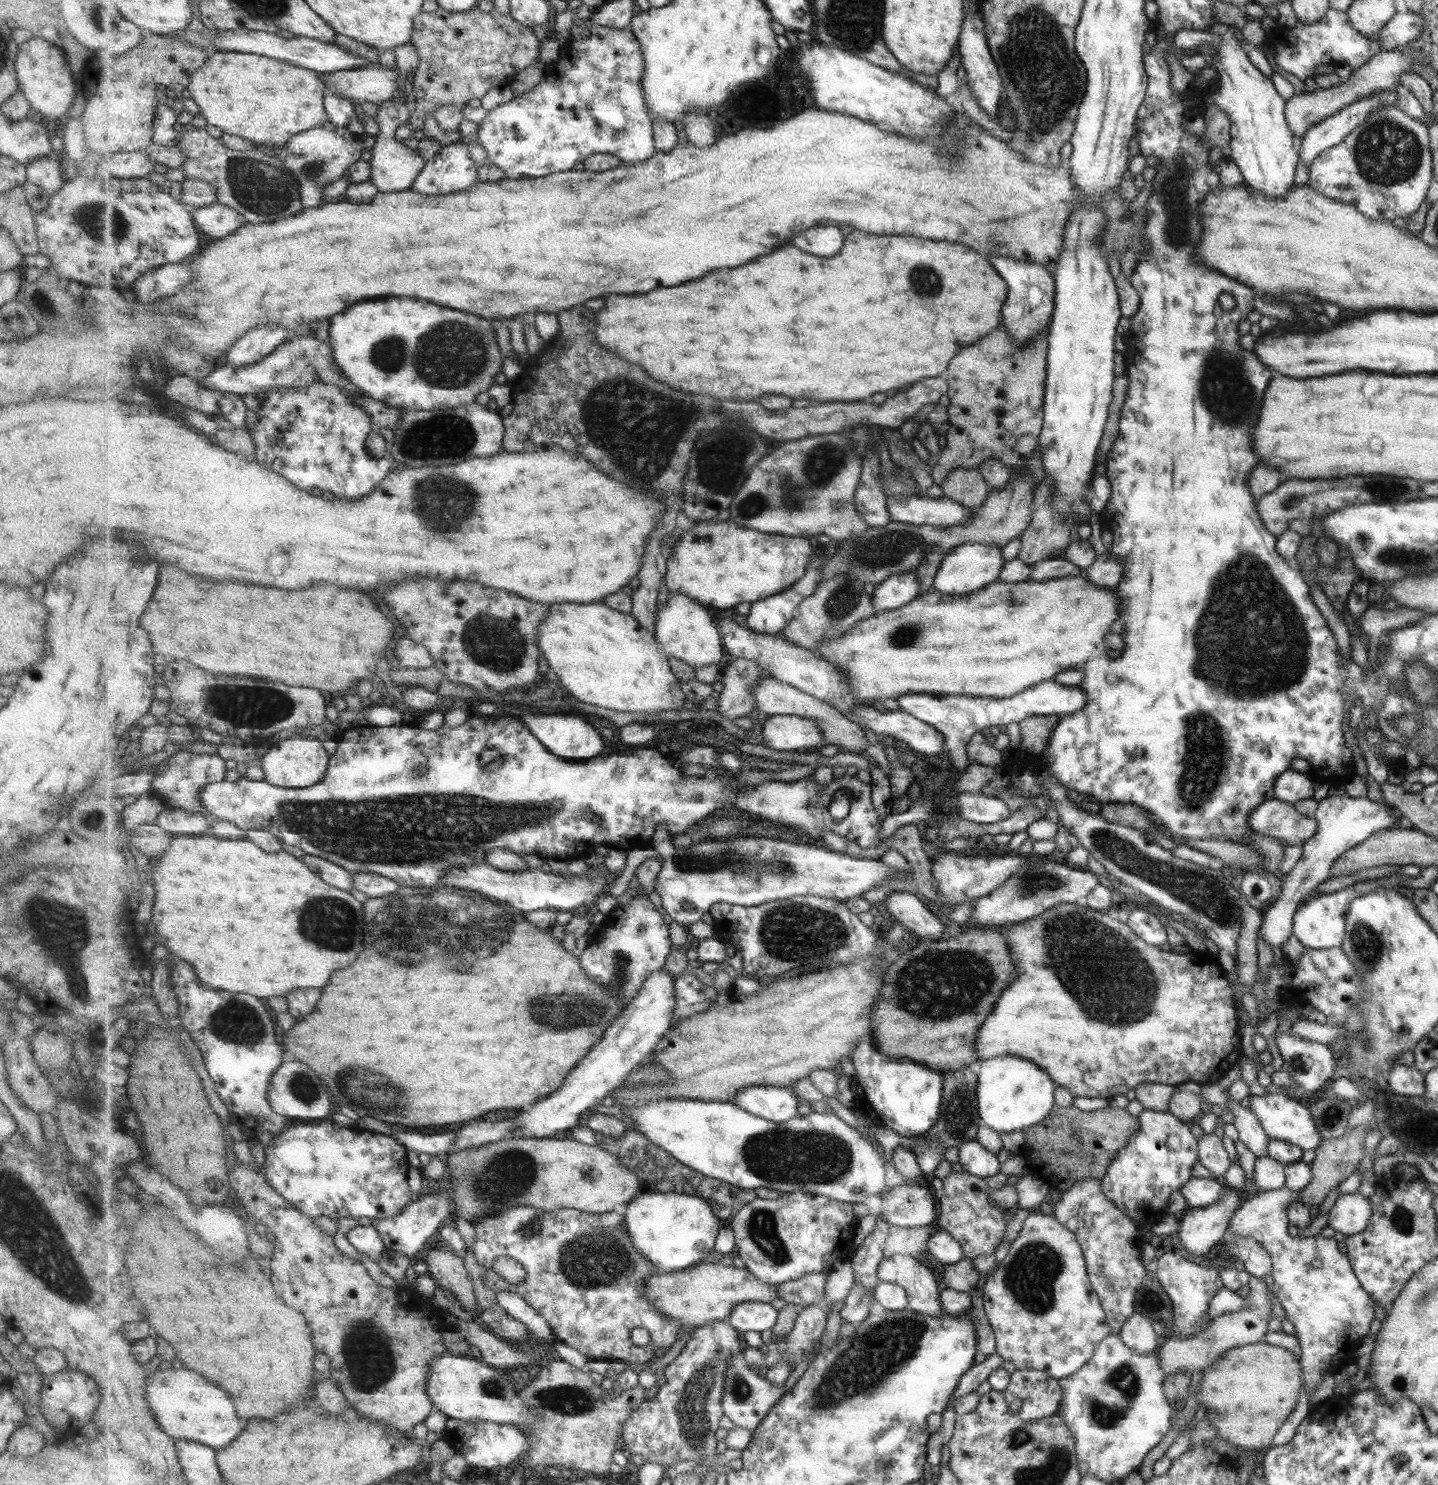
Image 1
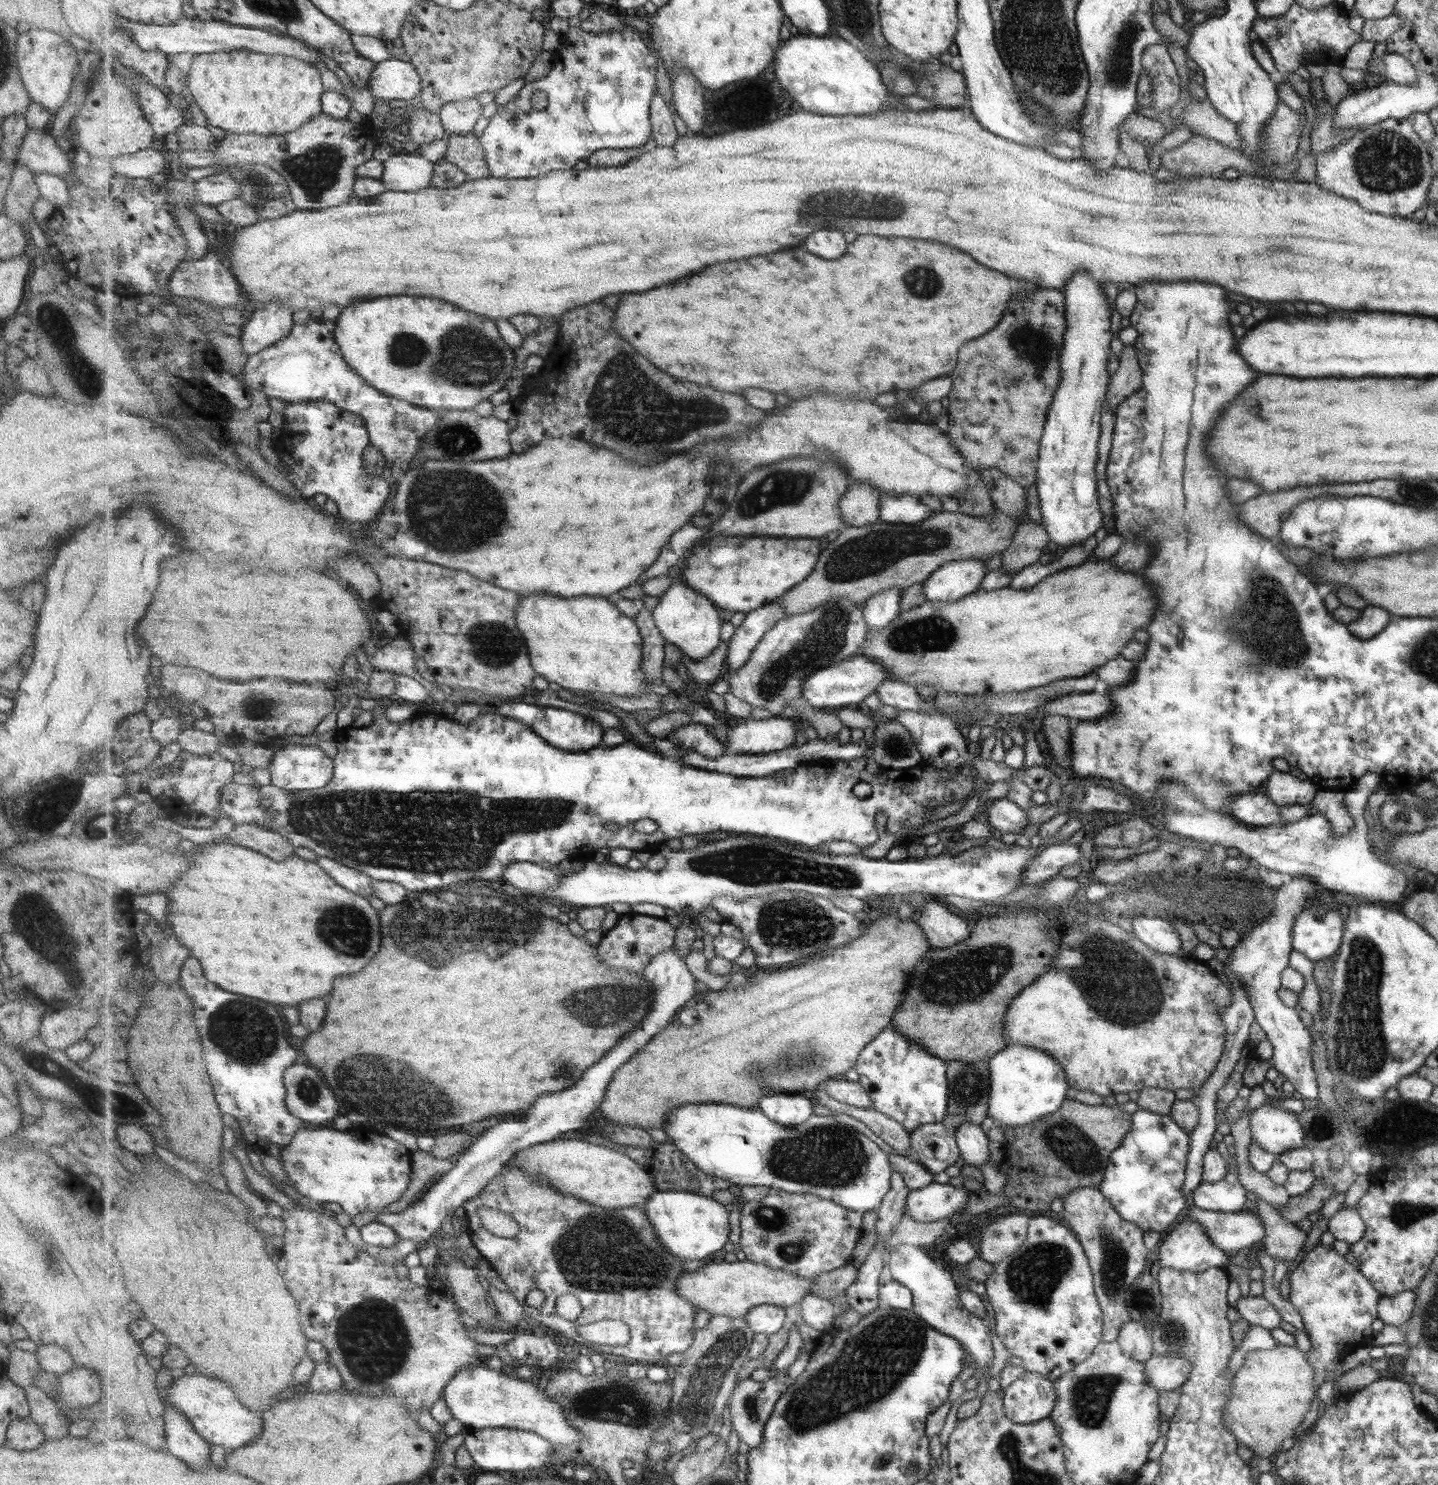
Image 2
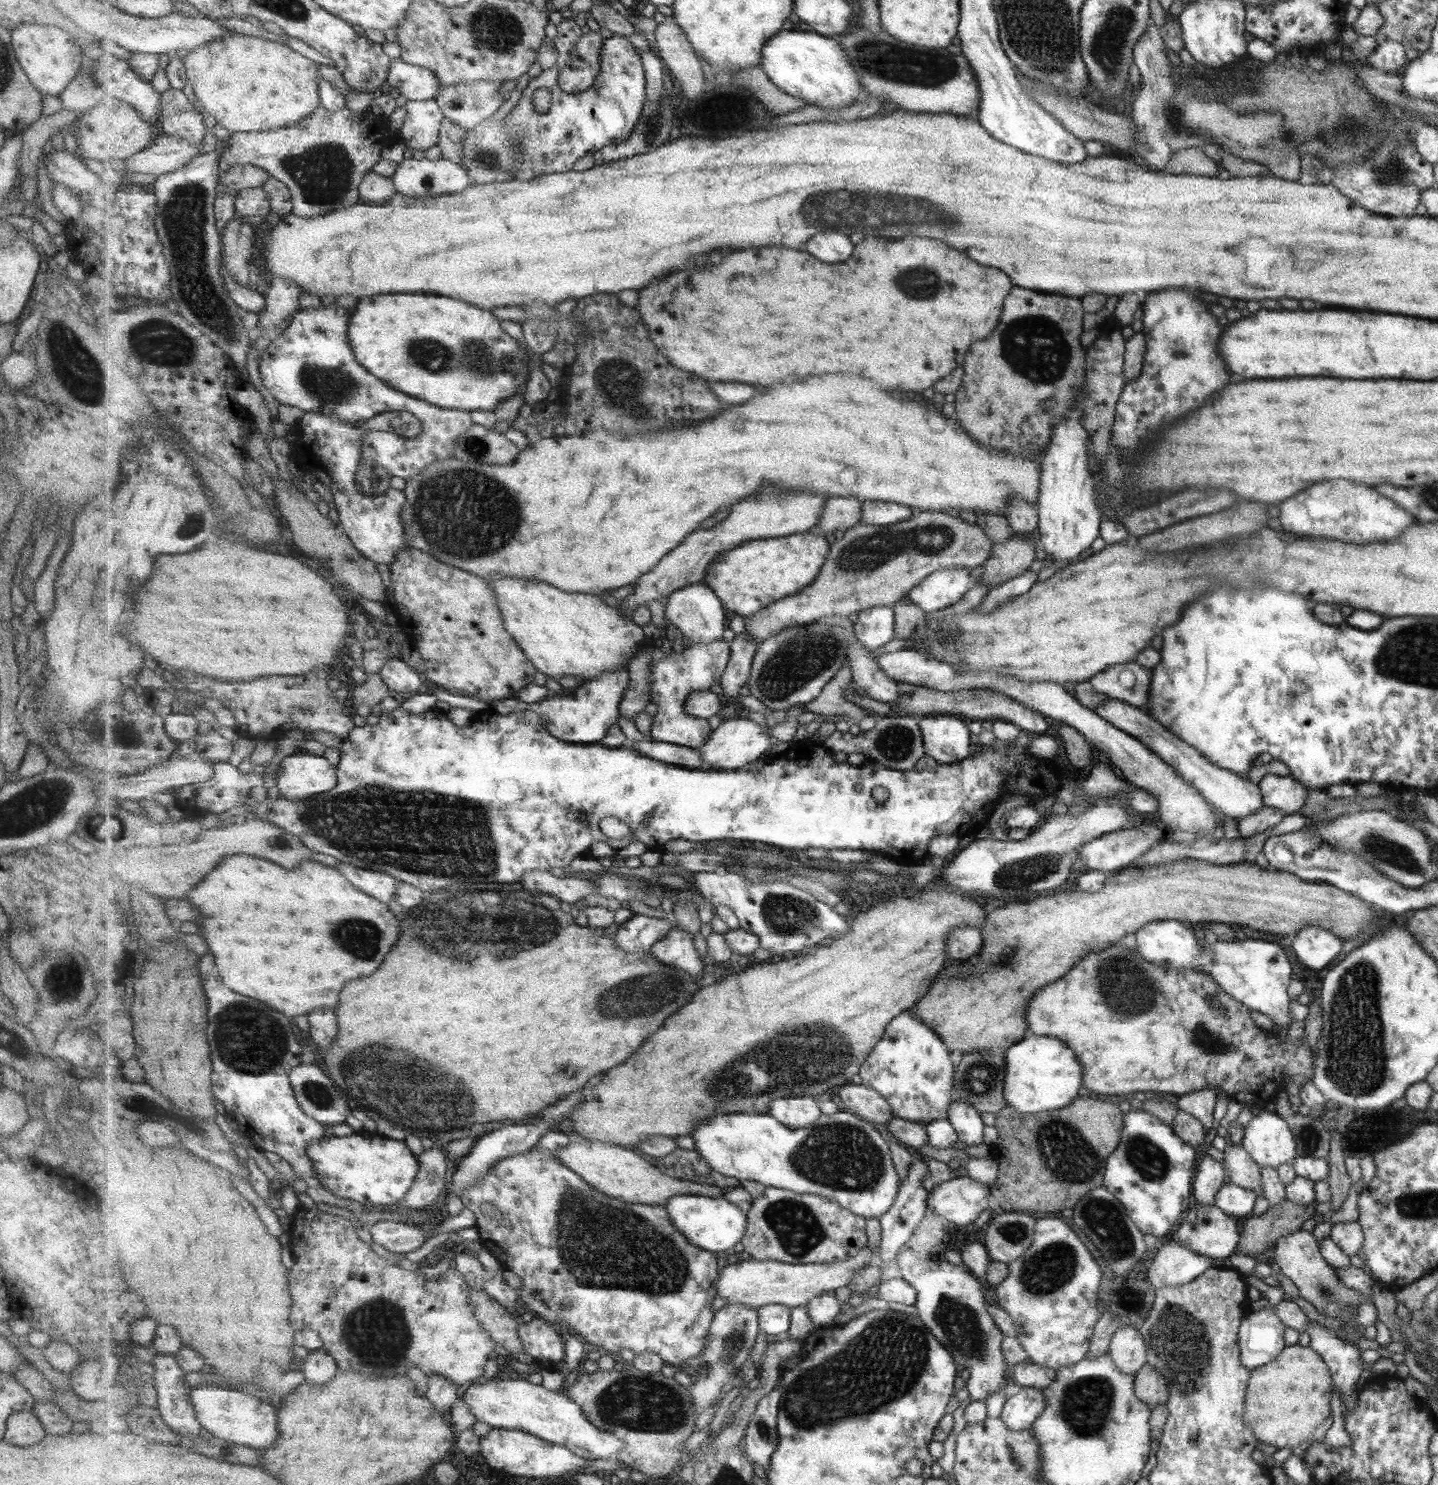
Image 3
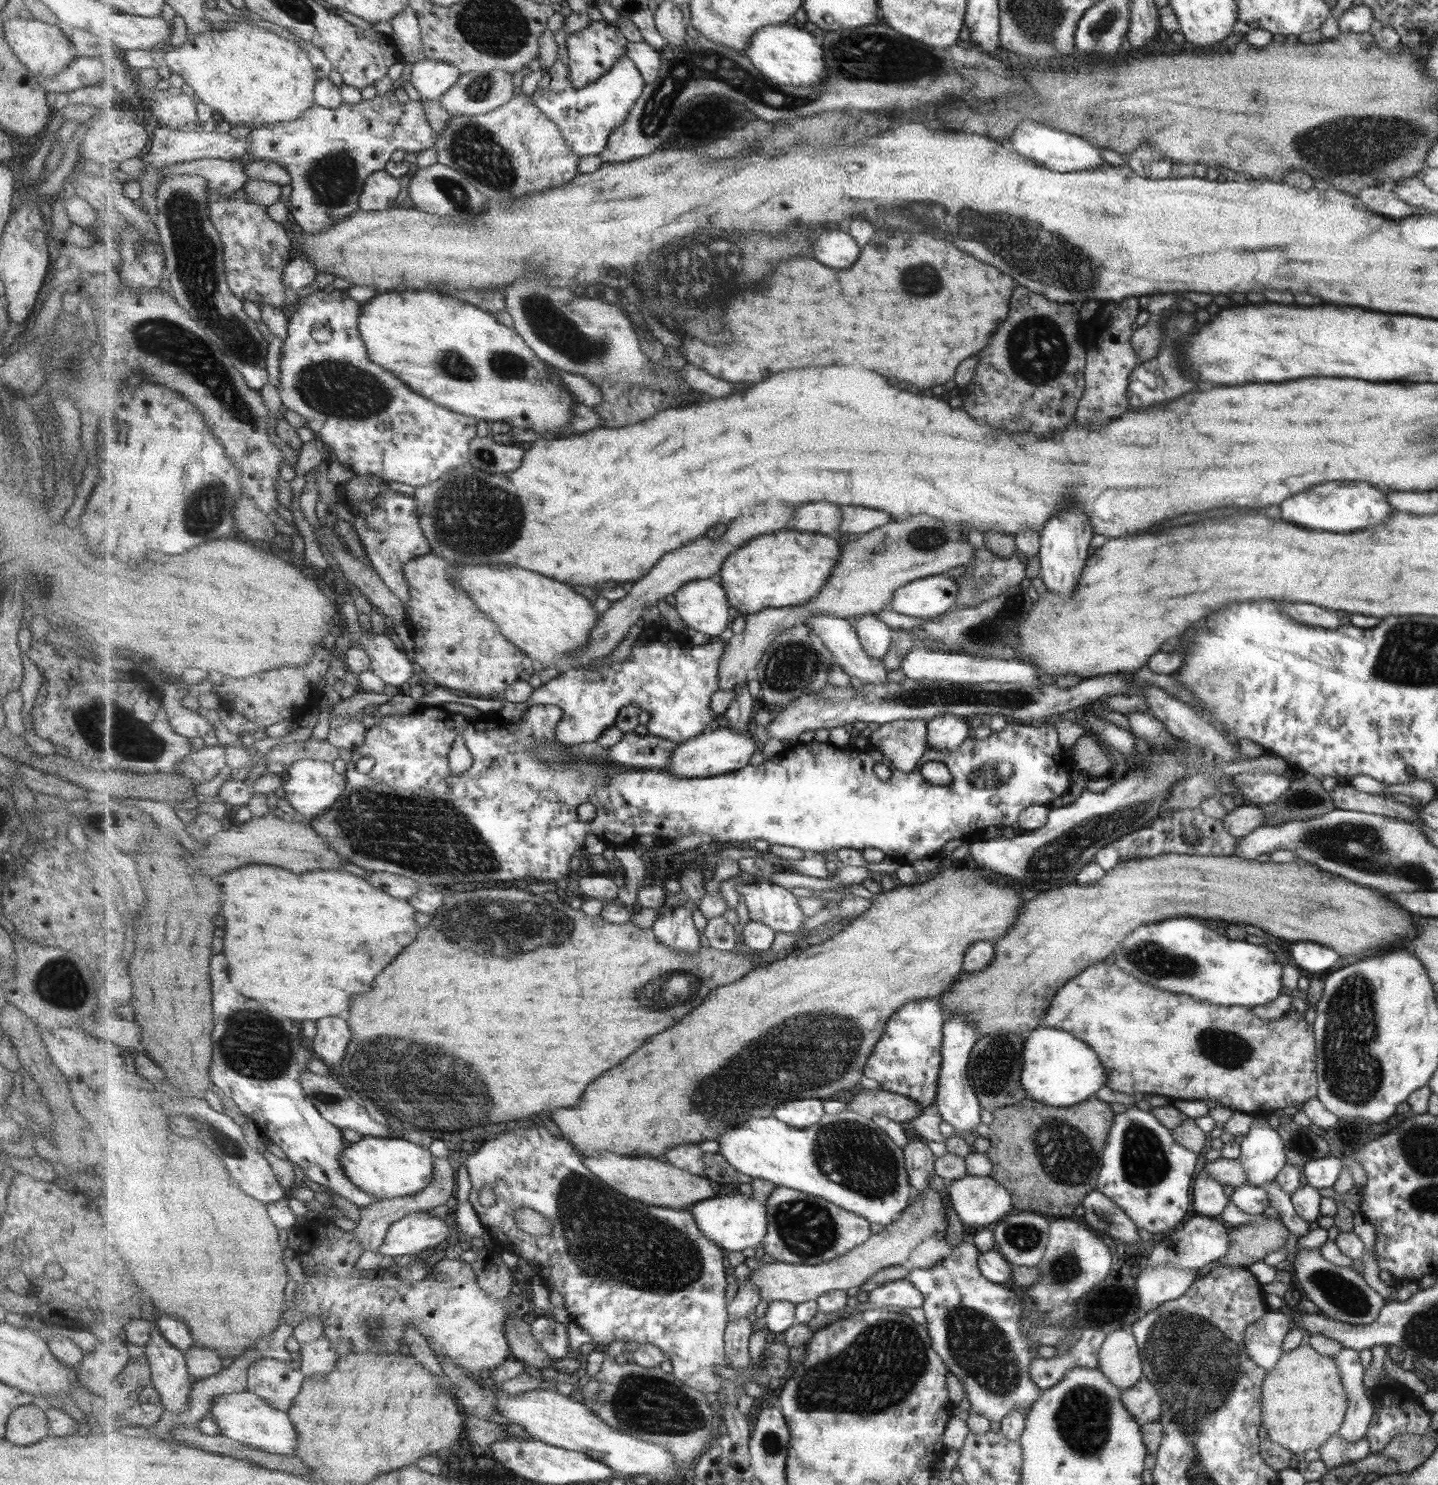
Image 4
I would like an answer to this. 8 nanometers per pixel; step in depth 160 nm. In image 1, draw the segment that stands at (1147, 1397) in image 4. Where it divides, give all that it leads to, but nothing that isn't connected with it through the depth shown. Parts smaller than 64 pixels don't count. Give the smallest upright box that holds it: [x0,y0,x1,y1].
[1156,1276,1272,1375]

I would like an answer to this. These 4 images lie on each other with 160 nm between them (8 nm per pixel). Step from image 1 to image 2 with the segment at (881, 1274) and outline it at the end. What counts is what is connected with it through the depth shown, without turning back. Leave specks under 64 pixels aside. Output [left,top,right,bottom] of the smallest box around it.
[889,1246,993,1381]

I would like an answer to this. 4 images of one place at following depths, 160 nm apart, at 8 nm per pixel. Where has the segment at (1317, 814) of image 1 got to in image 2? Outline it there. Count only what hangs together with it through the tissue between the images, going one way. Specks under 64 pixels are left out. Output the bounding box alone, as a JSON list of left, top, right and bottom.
[1224,789,1354,1100]

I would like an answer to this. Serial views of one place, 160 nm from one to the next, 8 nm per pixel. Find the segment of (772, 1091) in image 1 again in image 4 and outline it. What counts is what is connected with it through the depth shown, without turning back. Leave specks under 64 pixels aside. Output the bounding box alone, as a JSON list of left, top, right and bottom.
[774,1099,825,1130]

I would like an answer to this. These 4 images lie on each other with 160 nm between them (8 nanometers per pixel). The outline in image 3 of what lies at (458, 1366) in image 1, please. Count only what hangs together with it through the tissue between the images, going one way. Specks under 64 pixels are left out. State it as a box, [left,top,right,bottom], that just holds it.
[464,1378,624,1459]

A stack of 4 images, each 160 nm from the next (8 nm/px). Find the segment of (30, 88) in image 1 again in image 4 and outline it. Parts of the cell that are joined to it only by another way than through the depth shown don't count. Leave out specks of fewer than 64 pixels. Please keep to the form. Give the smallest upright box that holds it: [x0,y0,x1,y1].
[2,17,77,76]

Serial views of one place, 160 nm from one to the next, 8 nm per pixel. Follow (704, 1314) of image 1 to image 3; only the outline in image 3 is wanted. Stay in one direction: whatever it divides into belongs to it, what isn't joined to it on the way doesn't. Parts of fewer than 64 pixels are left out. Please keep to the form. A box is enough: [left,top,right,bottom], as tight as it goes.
[714,1246,878,1309]

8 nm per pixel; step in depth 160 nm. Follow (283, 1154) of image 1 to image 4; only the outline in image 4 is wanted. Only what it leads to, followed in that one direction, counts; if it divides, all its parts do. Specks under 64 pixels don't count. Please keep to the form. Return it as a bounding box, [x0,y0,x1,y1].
[340,1135,434,1201]

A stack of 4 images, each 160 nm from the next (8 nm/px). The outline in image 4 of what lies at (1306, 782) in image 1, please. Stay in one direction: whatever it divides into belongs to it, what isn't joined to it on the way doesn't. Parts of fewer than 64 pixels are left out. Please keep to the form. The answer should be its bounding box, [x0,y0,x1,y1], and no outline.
[1232,773,1289,807]

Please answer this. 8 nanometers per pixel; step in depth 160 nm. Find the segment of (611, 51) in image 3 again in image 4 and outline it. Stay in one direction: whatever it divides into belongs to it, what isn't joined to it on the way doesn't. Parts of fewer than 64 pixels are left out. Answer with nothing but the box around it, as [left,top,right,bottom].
[532,28,646,156]

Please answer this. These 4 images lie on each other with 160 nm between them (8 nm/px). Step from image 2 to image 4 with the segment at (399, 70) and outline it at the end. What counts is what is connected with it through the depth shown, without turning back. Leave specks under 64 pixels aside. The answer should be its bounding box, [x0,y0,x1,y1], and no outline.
[410,60,461,102]

